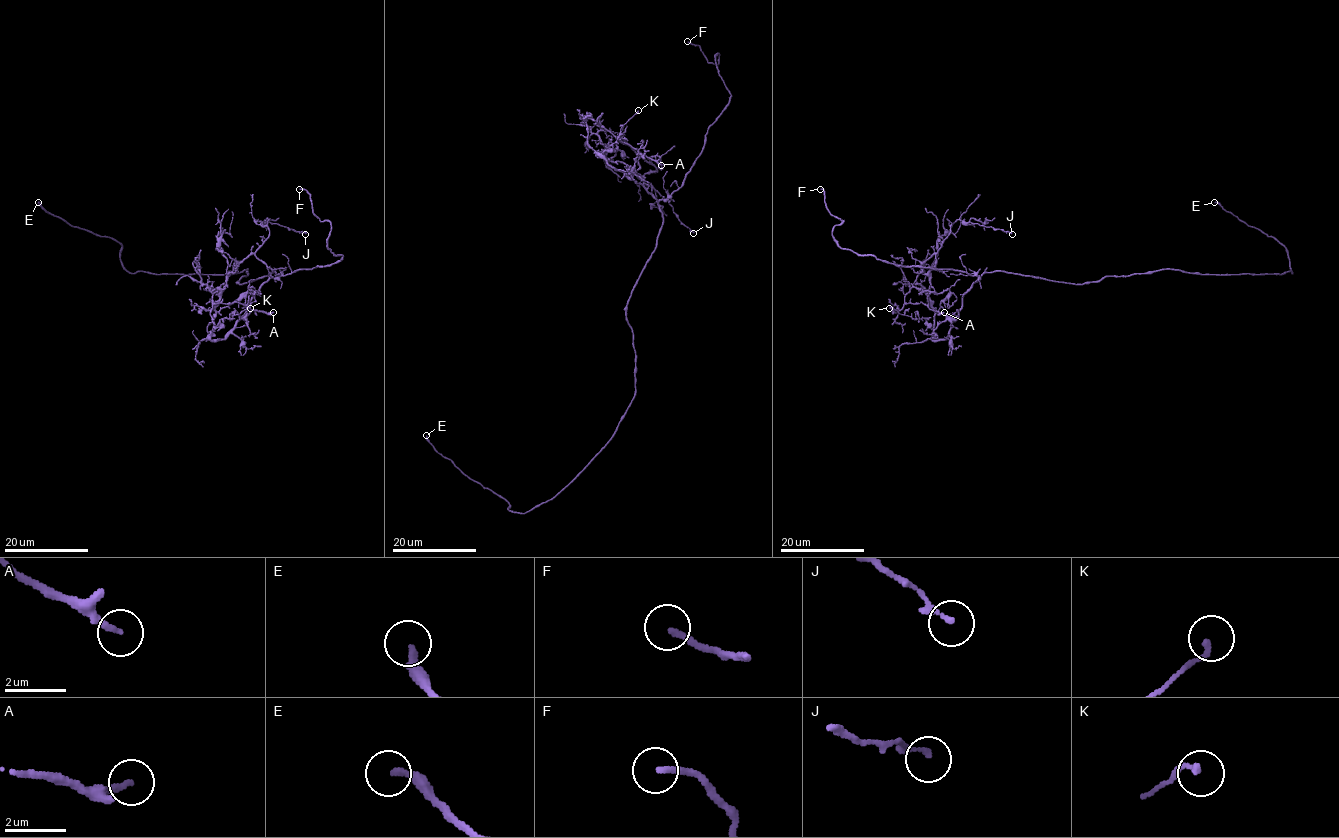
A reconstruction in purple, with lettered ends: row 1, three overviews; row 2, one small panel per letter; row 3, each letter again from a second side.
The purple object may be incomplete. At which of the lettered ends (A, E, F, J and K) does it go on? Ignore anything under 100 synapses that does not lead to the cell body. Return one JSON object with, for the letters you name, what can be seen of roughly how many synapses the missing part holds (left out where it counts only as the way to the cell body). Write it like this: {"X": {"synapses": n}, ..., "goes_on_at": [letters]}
{"E": {"synapses": 120}, "goes_on_at": ["E", "F"]}

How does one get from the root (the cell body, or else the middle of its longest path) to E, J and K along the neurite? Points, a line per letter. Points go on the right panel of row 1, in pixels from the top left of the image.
E: (1062, 282), (1083, 284), (1162, 269), (1202, 274), (1292, 273), (1288, 250), (1275, 238), (1248, 226), (1214, 202)
J: (1062, 282), (984, 272), (950, 333), (934, 339), (930, 281), (921, 272), (951, 225), (1012, 234)
K: (1062, 282), (984, 272), (963, 295), (950, 333), (940, 339), (933, 338), (925, 318), (889, 308)

